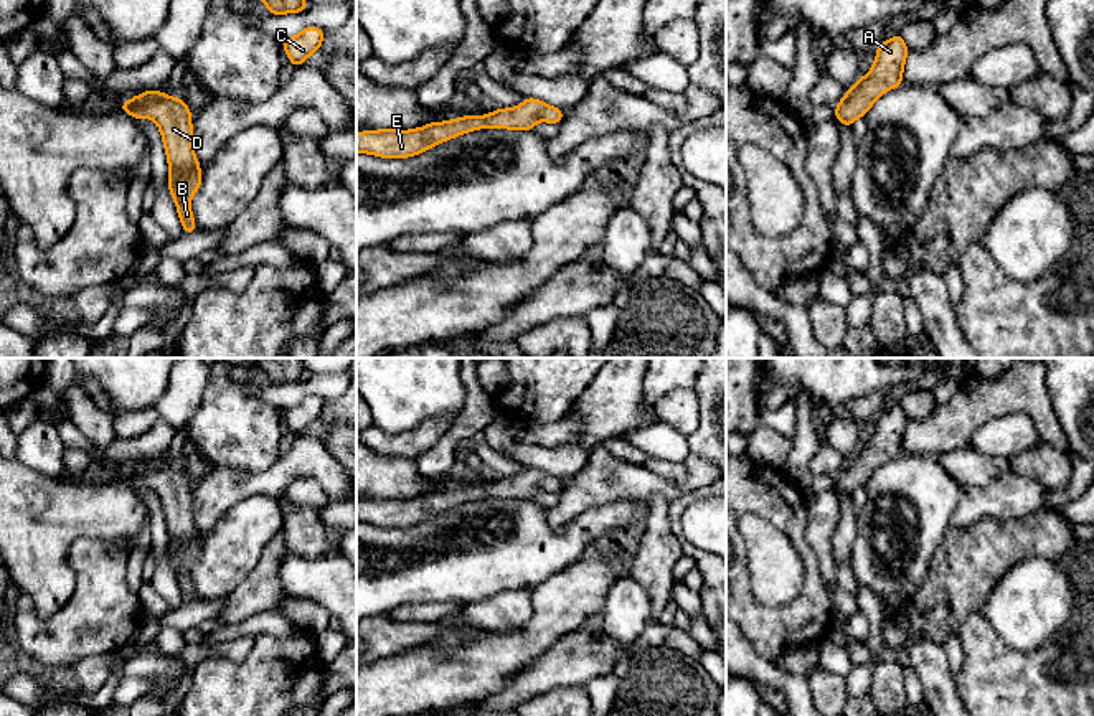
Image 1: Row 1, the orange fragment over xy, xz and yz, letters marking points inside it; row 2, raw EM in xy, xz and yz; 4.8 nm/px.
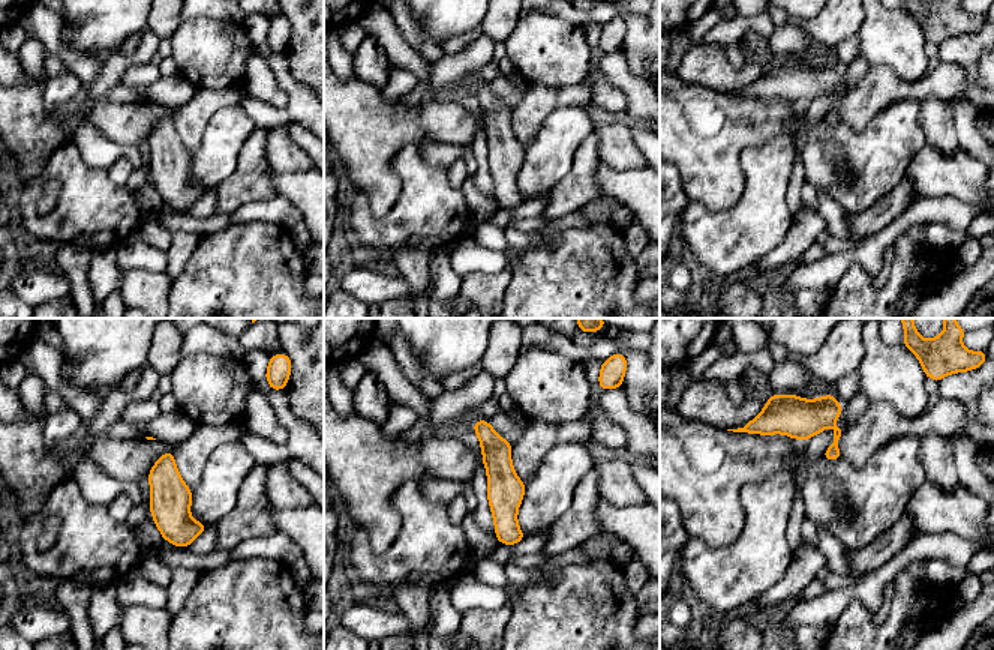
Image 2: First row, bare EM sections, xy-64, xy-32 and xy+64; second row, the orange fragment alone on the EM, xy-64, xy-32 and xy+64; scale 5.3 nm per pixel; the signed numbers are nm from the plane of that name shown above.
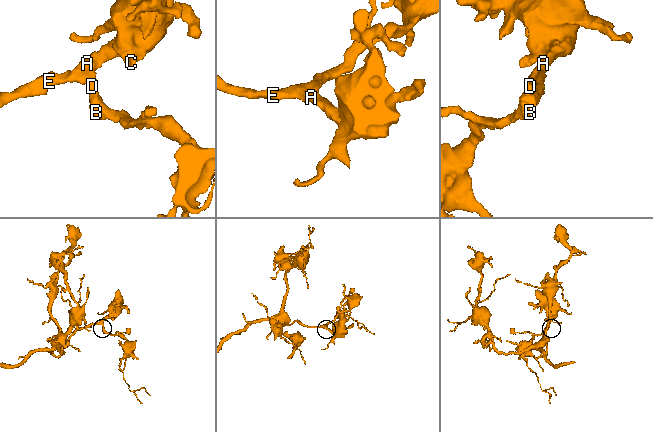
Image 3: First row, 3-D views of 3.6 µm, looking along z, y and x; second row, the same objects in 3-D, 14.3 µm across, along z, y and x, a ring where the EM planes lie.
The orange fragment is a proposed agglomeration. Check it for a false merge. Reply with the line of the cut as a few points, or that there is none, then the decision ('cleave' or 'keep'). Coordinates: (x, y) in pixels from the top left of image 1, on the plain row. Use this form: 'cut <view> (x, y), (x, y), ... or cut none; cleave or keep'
cut none; keep

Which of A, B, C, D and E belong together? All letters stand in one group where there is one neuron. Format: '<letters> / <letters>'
A B C D E

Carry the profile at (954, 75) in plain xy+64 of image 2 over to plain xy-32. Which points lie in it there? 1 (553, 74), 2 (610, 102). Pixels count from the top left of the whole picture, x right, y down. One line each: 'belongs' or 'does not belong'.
1: does not belong
2: does not belong

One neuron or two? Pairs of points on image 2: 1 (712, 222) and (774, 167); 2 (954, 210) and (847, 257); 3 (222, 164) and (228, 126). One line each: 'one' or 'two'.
1: one
2: one
3: one

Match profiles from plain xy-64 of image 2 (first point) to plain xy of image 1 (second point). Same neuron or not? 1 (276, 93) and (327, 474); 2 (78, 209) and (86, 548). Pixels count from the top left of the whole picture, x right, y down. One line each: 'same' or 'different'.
1: different
2: same

